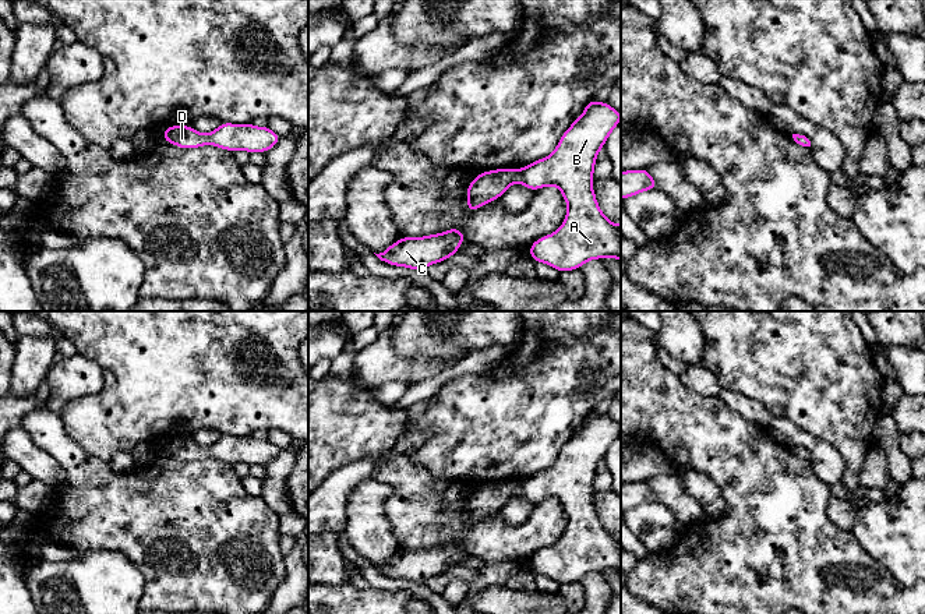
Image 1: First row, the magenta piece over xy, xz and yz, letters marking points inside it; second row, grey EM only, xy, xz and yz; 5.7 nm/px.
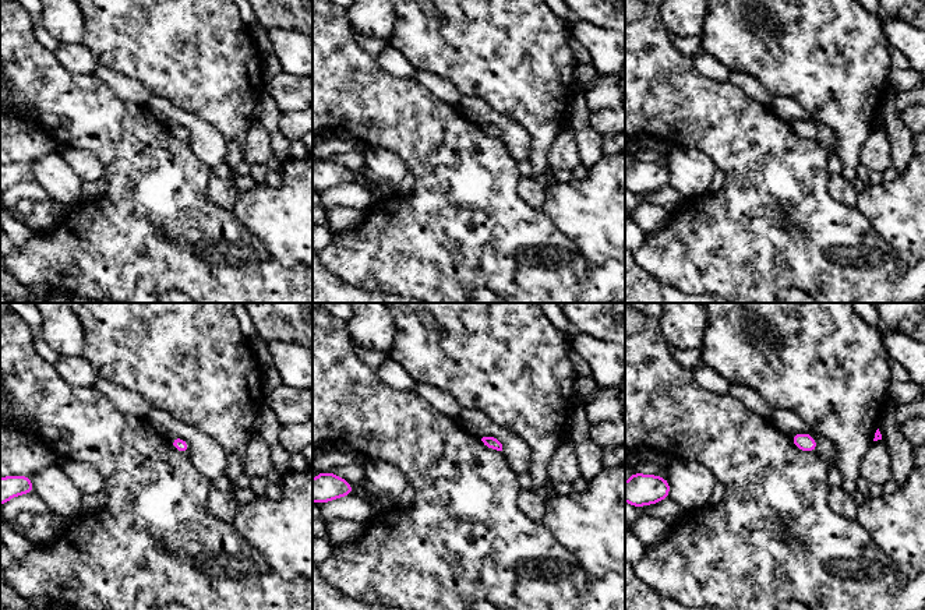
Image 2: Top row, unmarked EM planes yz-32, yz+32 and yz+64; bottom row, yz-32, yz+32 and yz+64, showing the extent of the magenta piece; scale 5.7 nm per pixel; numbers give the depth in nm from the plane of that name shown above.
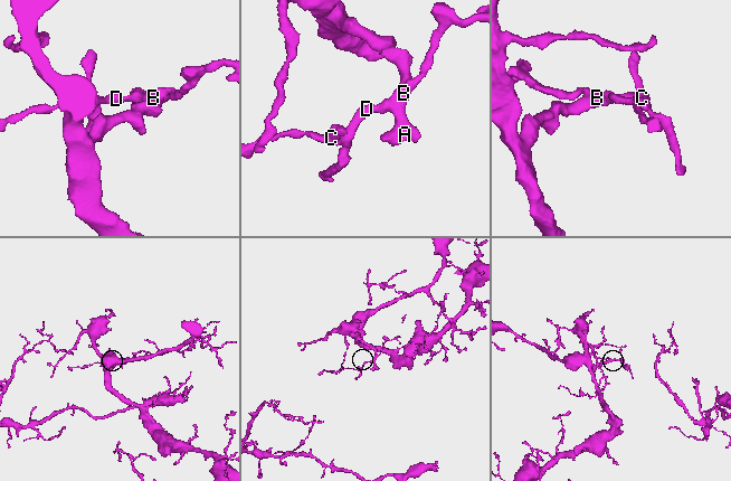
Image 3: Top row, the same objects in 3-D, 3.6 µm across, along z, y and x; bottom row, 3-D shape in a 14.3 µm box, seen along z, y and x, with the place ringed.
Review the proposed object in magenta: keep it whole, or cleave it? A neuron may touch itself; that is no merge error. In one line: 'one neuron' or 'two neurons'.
one neuron

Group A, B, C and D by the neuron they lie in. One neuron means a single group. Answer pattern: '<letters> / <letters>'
A B C D

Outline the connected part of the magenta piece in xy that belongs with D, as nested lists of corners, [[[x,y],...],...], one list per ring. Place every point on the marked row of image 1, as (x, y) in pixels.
[[[222,123],[215,131],[201,134],[191,126],[170,126],[162,130],[163,141],[184,149],[200,148],[212,144],[226,151],[244,149],[247,152],[266,152],[282,138],[269,127],[255,127],[251,123],[237,126]]]

